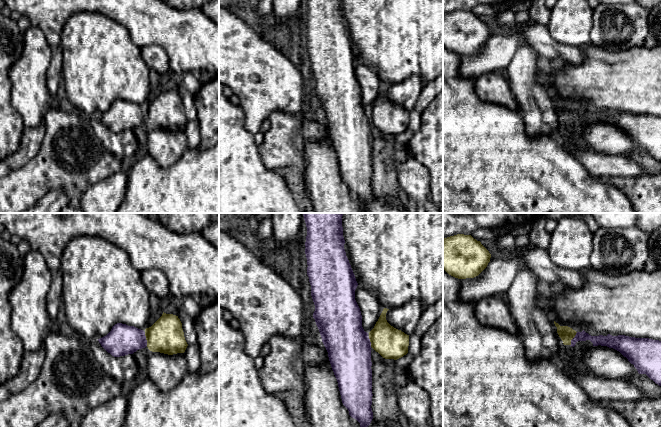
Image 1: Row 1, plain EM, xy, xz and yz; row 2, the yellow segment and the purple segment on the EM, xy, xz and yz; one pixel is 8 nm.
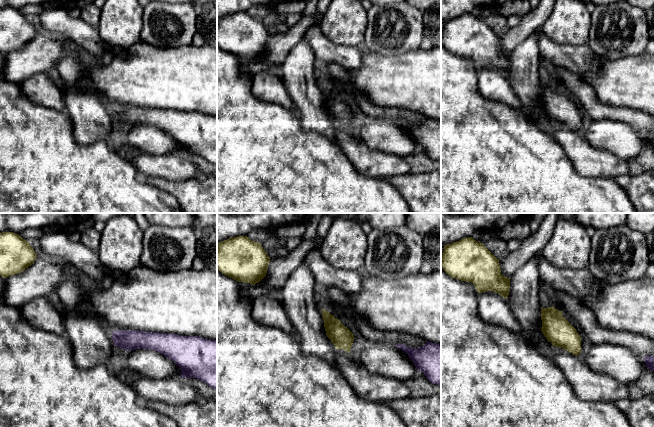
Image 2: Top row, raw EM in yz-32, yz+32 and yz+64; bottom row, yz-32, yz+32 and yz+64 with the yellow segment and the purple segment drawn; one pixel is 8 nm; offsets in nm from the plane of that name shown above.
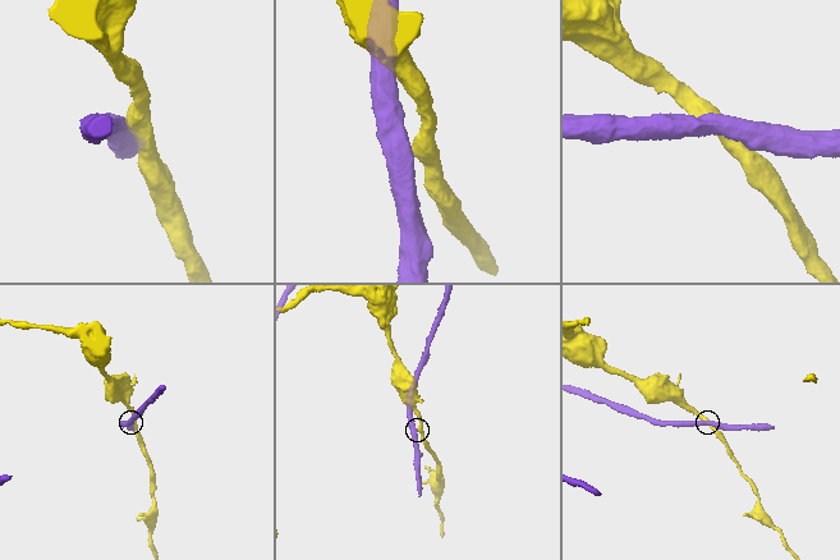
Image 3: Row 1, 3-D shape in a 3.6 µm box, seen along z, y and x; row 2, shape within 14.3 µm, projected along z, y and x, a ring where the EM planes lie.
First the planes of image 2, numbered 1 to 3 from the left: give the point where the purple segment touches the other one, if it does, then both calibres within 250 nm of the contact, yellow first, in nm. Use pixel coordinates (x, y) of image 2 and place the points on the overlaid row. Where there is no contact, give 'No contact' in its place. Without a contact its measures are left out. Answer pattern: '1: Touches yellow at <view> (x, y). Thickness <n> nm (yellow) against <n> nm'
1: No contact
2: No contact
3: No contact

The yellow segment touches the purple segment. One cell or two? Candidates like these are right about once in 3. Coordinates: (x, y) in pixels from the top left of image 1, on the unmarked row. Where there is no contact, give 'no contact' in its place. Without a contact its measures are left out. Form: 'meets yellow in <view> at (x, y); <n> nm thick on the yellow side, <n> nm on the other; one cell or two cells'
meets yellow in xy at (146, 115); 280 nm thick on the yellow side, 240 nm on the other; two cells

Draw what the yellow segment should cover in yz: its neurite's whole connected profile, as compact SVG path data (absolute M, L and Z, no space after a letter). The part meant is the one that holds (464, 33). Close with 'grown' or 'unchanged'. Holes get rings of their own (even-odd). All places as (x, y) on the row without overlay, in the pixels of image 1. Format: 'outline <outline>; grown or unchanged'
outline M457 10L443 15L443 45L458 55L478 52L491 30L471 11Z; unchanged

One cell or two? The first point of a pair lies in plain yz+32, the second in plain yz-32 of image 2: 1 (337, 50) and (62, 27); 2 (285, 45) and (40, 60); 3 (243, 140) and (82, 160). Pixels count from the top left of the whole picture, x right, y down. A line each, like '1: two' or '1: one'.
1: one
2: one
3: one

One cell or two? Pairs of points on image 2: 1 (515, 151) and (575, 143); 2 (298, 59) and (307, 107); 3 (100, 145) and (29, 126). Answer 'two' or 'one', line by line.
1: two
2: one
3: one

